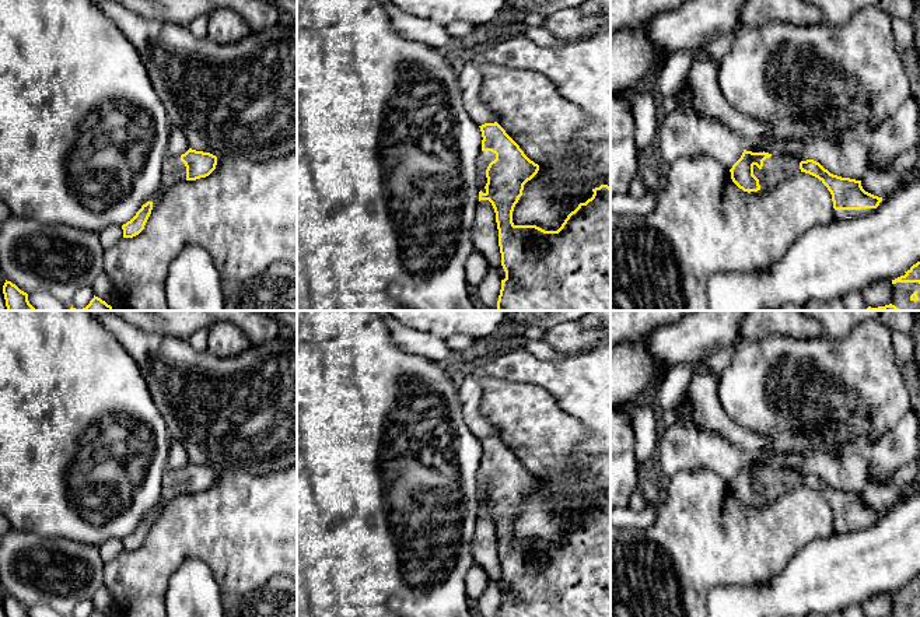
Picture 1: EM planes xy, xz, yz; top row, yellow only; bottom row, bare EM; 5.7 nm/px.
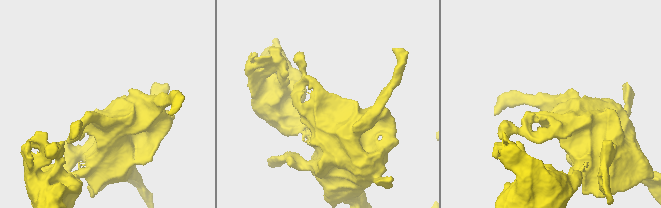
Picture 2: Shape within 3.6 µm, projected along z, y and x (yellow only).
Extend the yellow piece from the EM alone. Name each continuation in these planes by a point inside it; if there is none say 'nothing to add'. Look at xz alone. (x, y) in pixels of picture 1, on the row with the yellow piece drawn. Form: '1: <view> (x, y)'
1: xz (485, 157)

